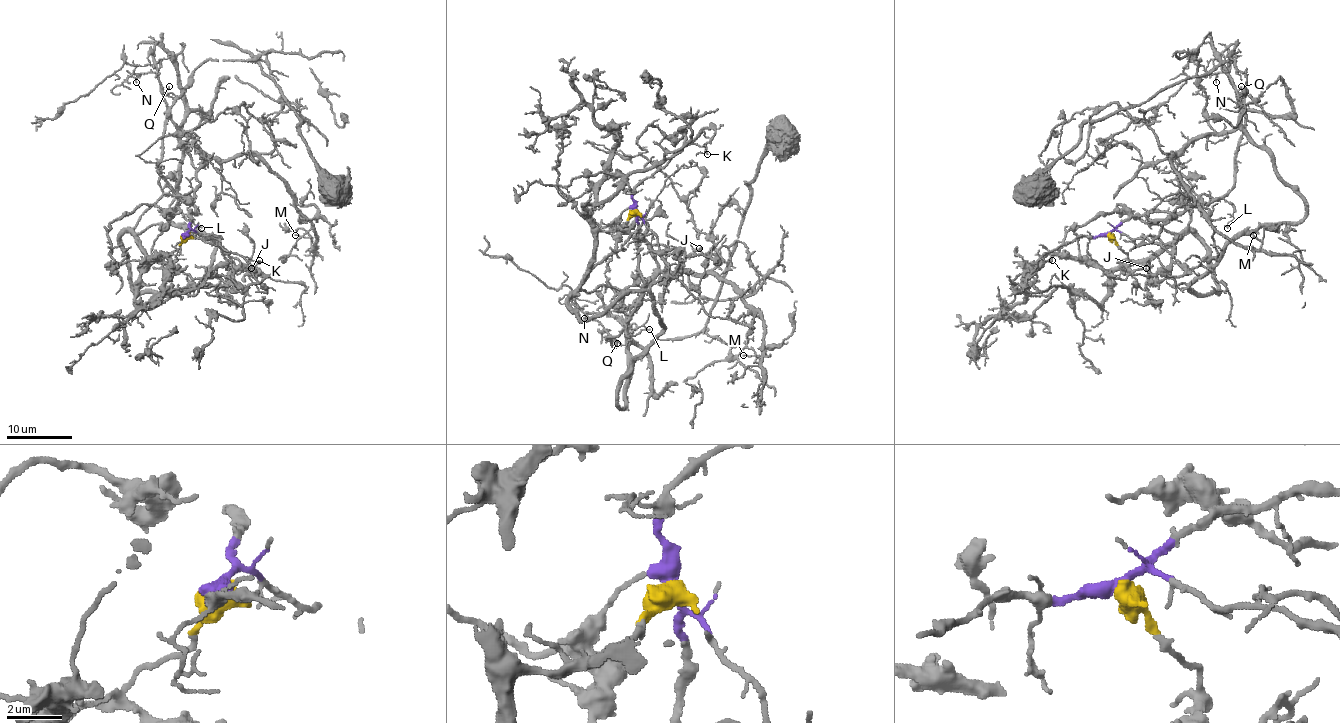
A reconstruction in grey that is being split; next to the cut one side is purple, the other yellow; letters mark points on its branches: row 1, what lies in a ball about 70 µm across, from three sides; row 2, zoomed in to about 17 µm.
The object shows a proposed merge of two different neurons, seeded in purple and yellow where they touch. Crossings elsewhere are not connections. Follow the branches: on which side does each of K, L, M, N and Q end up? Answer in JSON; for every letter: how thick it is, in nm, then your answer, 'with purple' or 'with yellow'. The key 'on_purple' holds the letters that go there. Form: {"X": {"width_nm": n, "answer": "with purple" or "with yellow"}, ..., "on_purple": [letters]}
{"K": {"width_nm": 110, "answer": "with purple"}, "L": {"width_nm": 140, "answer": "with purple"}, "M": {"width_nm": 120, "answer": "with yellow"}, "N": {"width_nm": 90, "answer": "with purple"}, "Q": {"width_nm": 110, "answer": "with purple"}, "on_purple": ["K", "L", "N", "Q"]}

